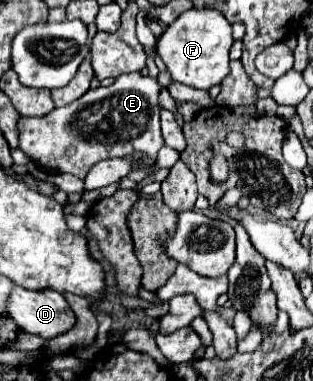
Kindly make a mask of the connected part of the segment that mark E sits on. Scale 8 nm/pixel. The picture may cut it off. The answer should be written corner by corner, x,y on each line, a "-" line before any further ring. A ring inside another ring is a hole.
140,73
122,75
110,87
90,89
88,93
84,93
74,103
60,107
60,109
54,109
52,113
48,113
48,117
42,117
42,119
22,117
18,121
20,149
32,161
36,161
48,169
58,171
58,173
70,173
70,175
76,175
80,179
84,179
88,175
90,167
102,159
126,157
128,153
134,153
134,151
142,151
142,153
156,157
158,149
164,145
162,133
160,133
160,109
162,107
160,107
158,95
160,95
160,83
156,77
150,77
150,75
144,77

